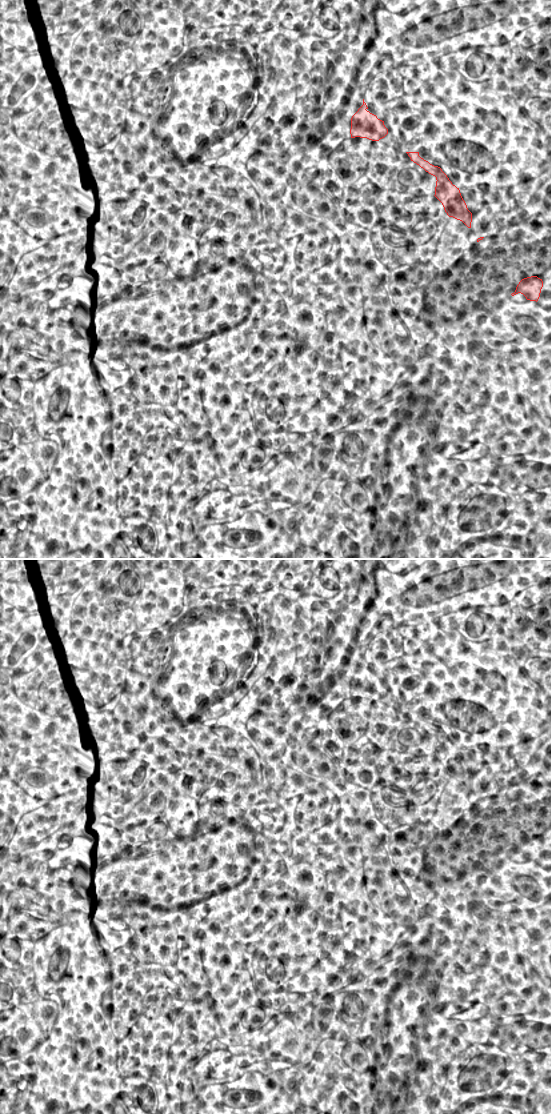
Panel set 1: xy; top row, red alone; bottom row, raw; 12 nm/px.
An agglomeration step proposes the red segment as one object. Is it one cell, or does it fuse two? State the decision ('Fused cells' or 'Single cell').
Fused cells

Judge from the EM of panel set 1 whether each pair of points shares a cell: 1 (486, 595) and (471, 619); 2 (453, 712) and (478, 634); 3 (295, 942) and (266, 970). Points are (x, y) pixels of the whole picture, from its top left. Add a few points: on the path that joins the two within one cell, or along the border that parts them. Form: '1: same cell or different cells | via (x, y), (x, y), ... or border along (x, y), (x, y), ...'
1: different cells | border along (477, 607), (465, 607), (454, 612)
2: different cells | border along (455, 630), (476, 641), (484, 641), (491, 634)
3: same cell | via (288, 949), (273, 963)

